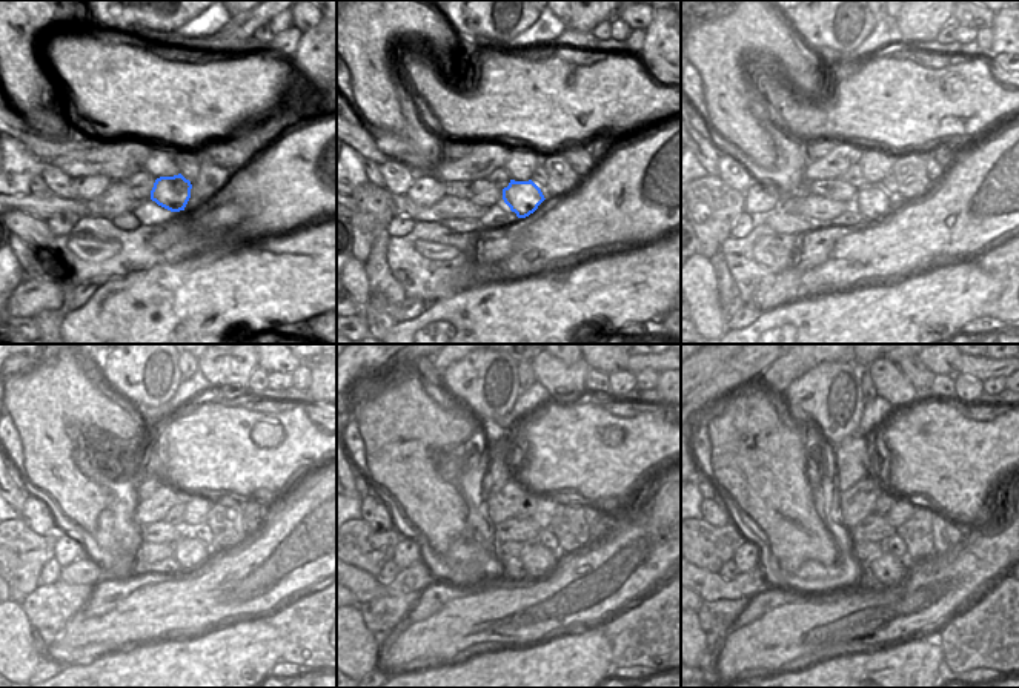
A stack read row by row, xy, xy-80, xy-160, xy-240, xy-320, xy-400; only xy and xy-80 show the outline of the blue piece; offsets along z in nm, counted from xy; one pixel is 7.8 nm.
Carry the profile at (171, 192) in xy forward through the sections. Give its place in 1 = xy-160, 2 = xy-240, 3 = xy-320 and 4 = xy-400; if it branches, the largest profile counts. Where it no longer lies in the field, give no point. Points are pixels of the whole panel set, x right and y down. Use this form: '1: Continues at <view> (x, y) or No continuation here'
1: Continues at xy-160 (870, 201)
2: Continues at xy-240 (189, 553)
3: Continues at xy-320 (537, 559)
4: Continues at xy-400 (887, 568).

